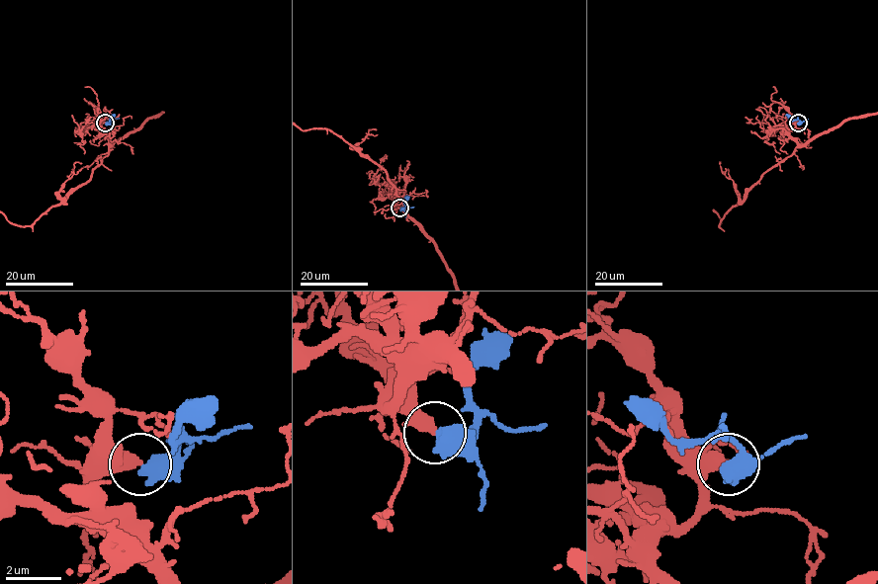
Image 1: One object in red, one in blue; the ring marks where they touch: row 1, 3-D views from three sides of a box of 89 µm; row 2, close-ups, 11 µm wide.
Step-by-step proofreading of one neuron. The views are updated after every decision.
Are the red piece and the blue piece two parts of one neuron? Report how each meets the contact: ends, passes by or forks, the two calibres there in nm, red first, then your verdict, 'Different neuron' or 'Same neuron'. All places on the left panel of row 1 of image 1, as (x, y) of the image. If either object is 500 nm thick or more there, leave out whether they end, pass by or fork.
Thickness 280 nm (red) against 600 nm. Different neuron

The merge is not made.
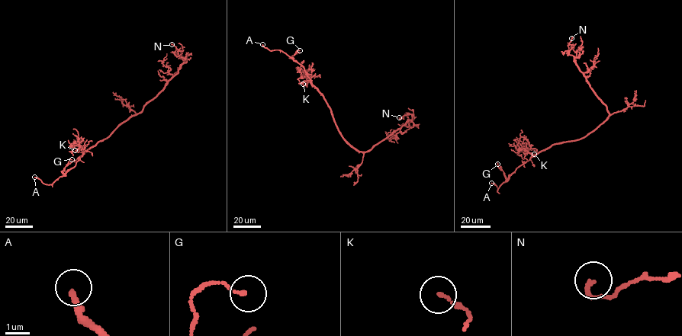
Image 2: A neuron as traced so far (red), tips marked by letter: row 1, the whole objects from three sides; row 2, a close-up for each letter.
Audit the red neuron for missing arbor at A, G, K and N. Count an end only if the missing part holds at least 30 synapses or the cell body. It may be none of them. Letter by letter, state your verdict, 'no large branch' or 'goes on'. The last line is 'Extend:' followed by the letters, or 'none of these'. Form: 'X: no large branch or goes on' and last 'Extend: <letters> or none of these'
A: goes on
G: no large branch
K: no large branch
N: no large branch
Extend: A

